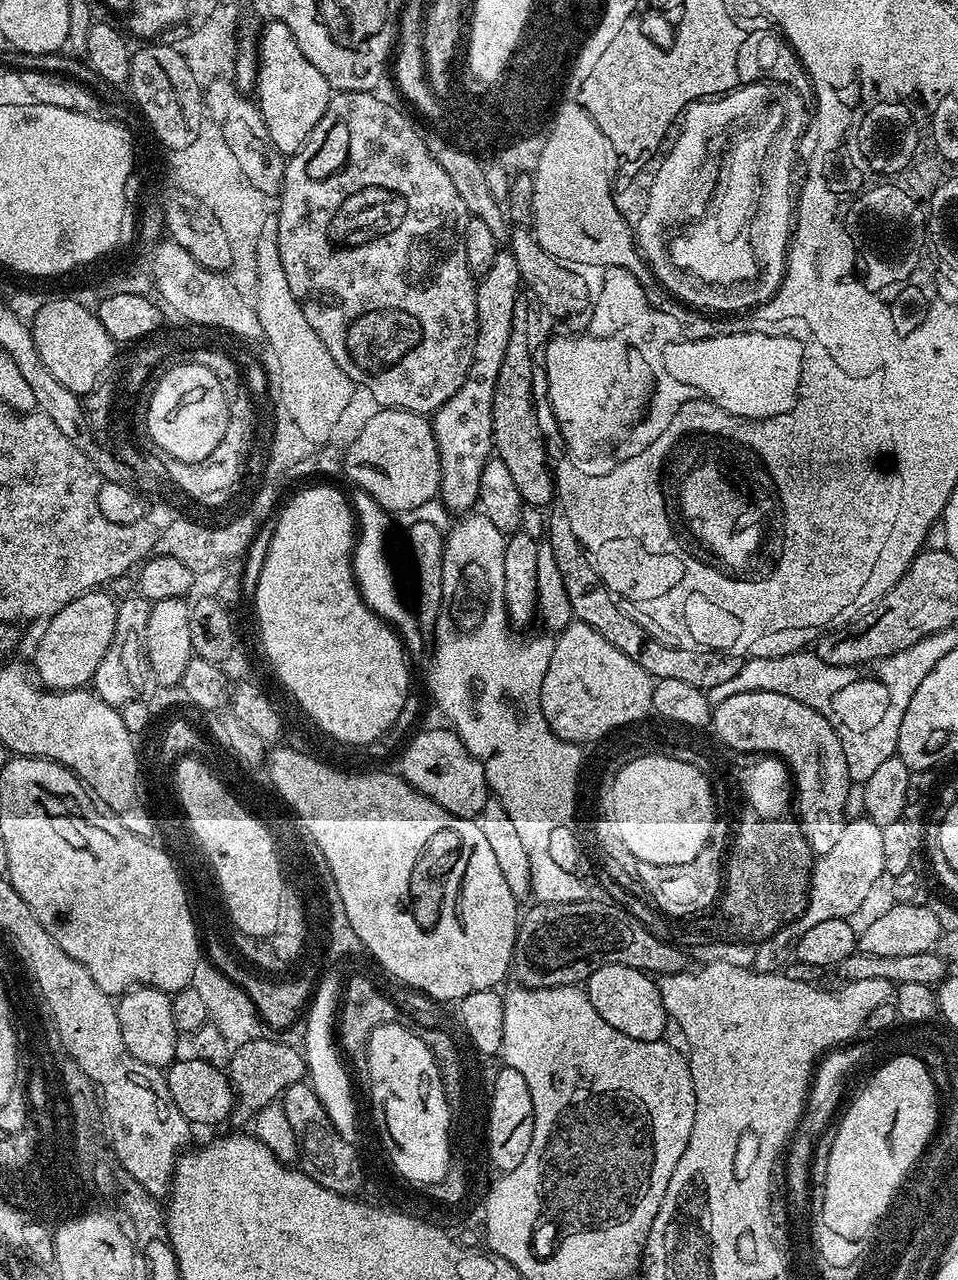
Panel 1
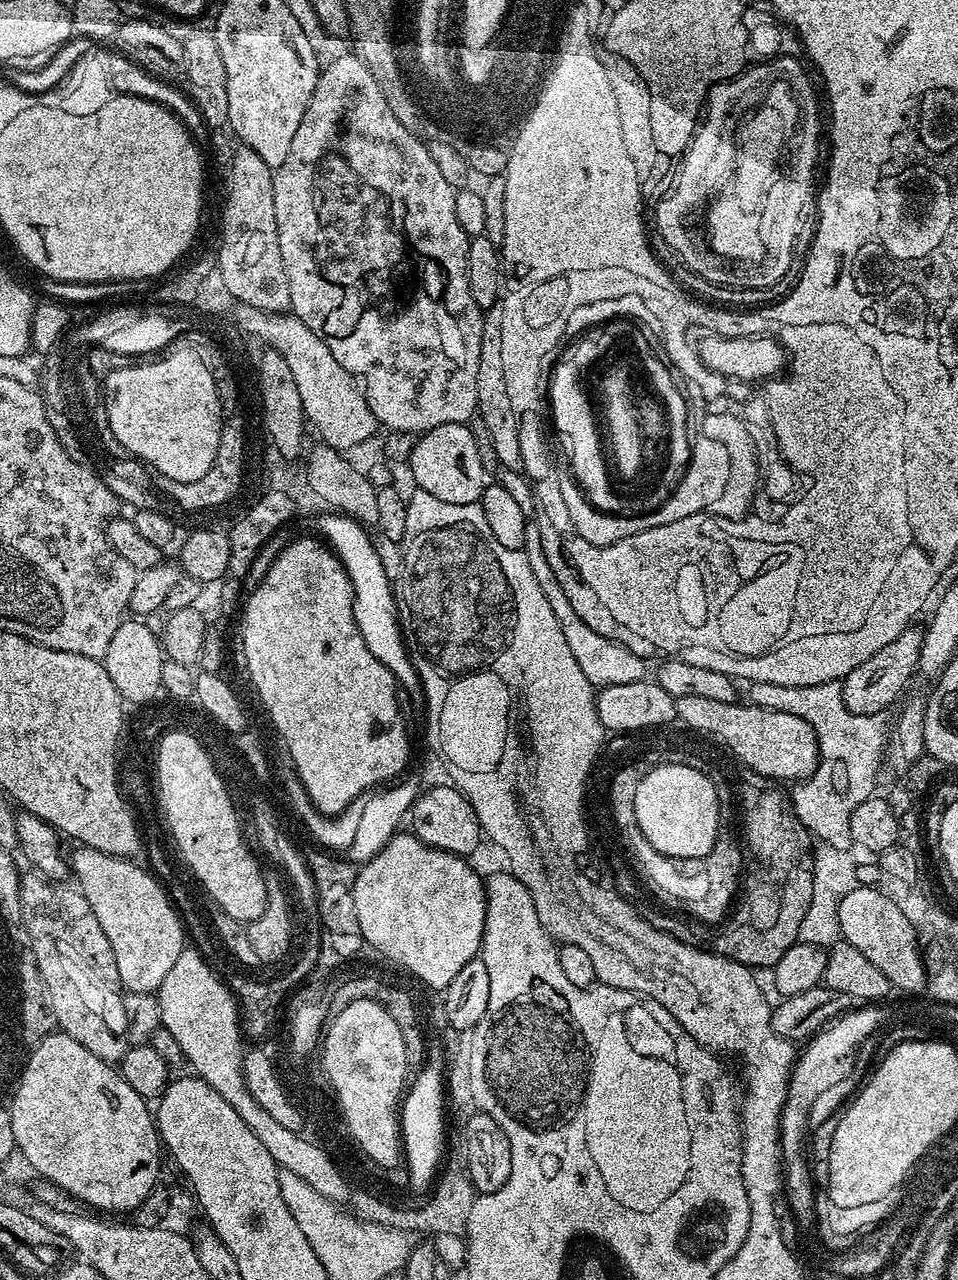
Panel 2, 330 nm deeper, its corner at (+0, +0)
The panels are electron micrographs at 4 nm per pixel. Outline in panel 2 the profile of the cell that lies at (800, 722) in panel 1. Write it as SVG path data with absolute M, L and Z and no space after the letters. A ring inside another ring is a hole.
M724 702L720 712L722 714L718 714L718 732L720 732L721 740L727 740L728 744L732 742L732 748L735 748L736 752L744 757L744 760L748 760L749 764L755 765L761 772L770 773L770 779L773 781L792 780L791 782L799 782L806 780L819 764L820 751L816 741L816 731L810 726L810 722L798 718L798 714L786 714L769 708L758 708L754 704L744 702L734 704Z

